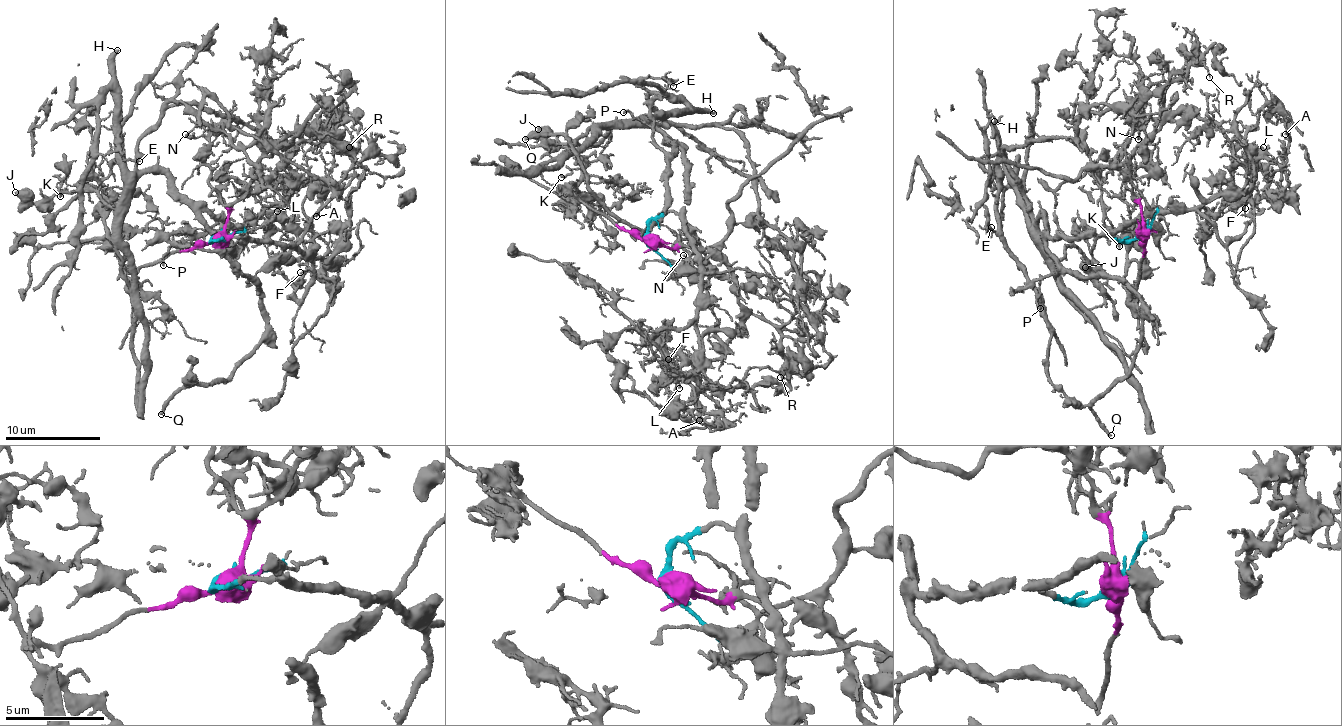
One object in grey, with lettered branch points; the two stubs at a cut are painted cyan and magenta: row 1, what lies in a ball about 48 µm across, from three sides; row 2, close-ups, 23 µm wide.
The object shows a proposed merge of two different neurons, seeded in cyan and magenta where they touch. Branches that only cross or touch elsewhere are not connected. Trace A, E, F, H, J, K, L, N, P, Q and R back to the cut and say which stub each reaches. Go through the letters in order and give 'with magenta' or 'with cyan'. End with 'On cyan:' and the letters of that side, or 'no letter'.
A: with magenta
E: with cyan
F: with magenta
H: with cyan
J: with magenta
K: with magenta
L: with magenta
N: with magenta
P: with cyan
Q: with cyan
R: with magenta
On cyan: E, H, P, Q

